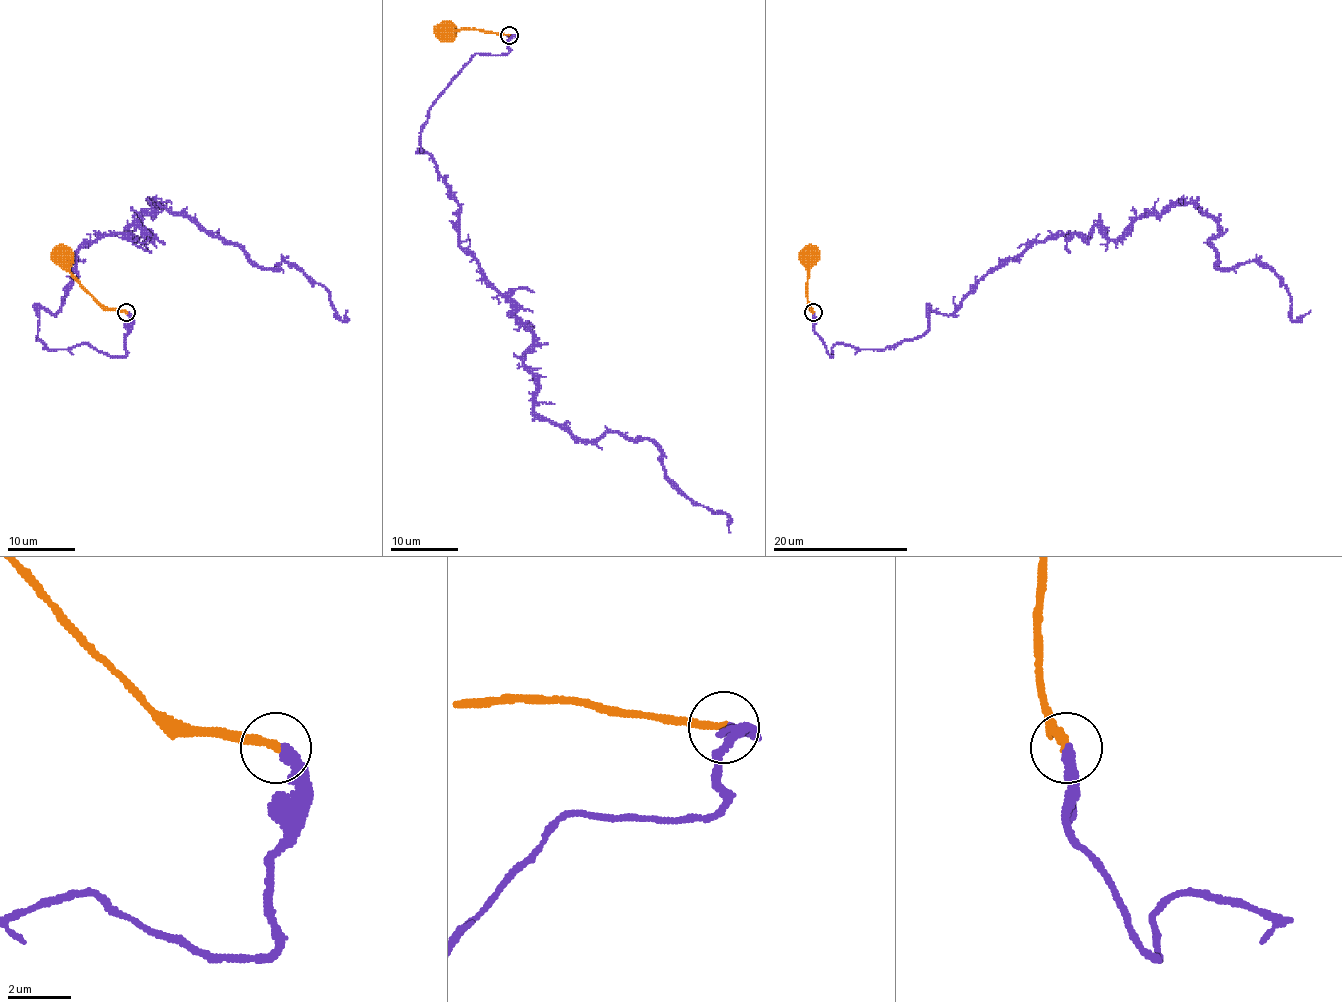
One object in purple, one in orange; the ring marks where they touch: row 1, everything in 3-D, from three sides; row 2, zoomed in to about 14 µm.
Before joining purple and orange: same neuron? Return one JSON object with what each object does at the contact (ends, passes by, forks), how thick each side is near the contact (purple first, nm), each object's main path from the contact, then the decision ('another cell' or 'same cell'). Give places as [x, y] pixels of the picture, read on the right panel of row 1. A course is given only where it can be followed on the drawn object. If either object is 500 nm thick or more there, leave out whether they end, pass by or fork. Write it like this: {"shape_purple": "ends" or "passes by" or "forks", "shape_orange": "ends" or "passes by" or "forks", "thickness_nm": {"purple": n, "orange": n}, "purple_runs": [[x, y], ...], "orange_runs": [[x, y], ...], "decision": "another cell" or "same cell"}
{"shape_purple": "ends", "shape_orange": "ends", "thickness_nm": {"purple": 300, "orange": 240}, "purple_runs": [[812, 312], [831, 356], [916, 339], [1036, 241], [1192, 203], [1217, 268], [1264, 263], [1291, 320], [1310, 310]], "orange_runs": [[812, 312], [807, 283], [811, 244]], "decision": "same cell"}

